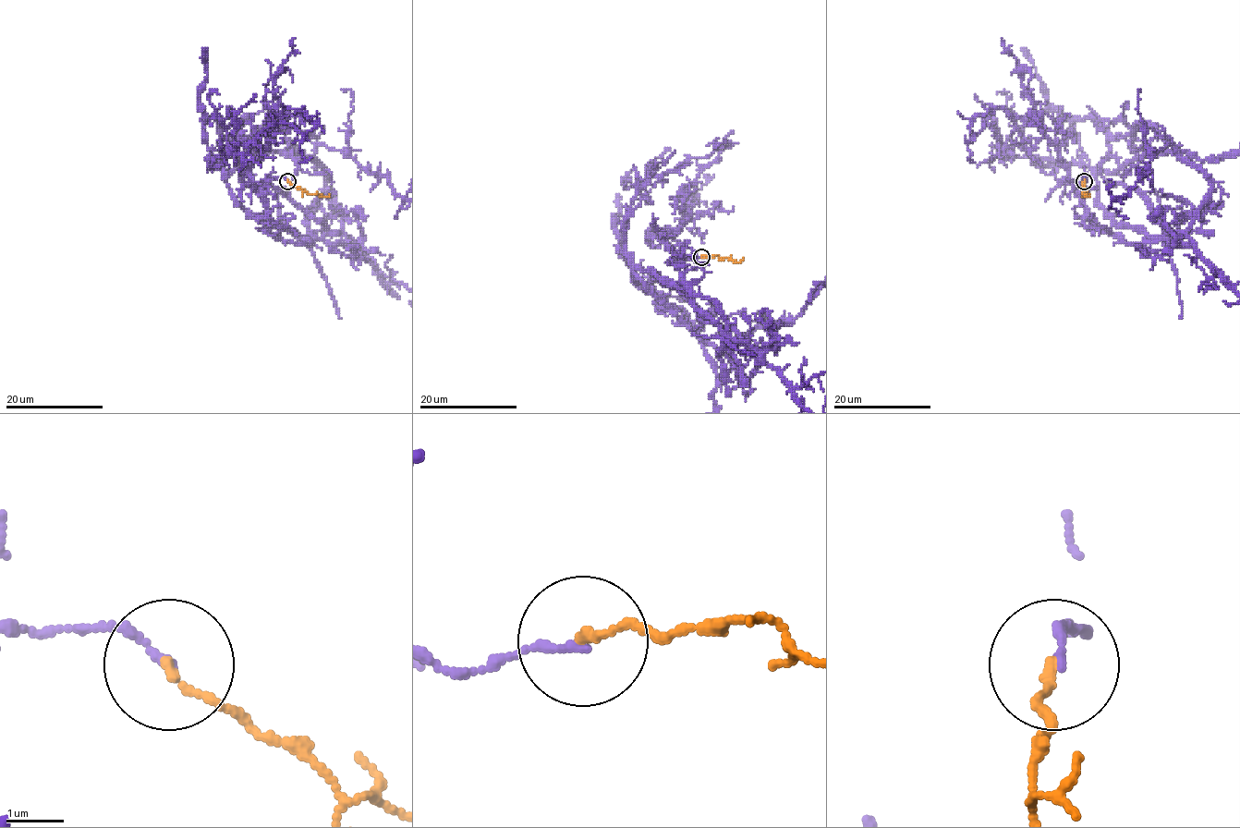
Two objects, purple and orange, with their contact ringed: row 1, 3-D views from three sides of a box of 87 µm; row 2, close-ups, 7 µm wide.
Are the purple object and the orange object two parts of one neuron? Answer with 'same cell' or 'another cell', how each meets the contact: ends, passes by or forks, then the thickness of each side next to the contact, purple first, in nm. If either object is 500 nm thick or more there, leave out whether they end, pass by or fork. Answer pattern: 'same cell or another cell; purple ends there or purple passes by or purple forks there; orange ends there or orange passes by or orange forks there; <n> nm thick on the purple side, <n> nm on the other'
another cell; purple ends there; orange ends there; 140 nm thick on the purple side, 140 nm on the other

